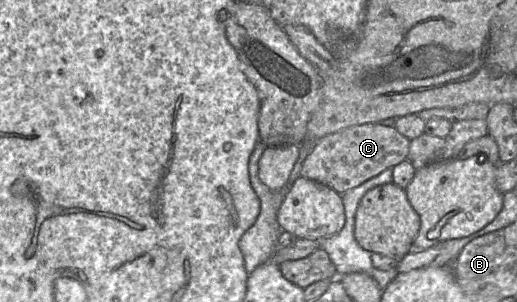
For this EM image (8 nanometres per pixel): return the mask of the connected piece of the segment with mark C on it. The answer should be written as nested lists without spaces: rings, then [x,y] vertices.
[[[378,123],[350,126],[320,139],[303,162],[301,175],[343,194],[407,160],[410,142],[395,127]]]

